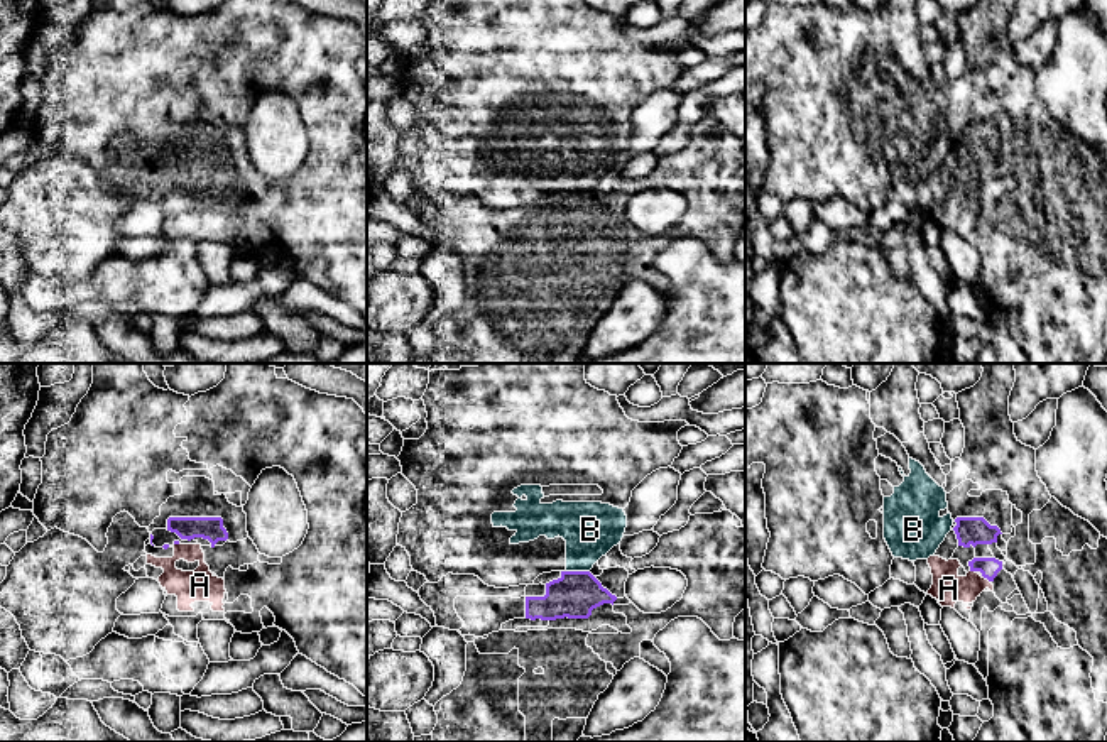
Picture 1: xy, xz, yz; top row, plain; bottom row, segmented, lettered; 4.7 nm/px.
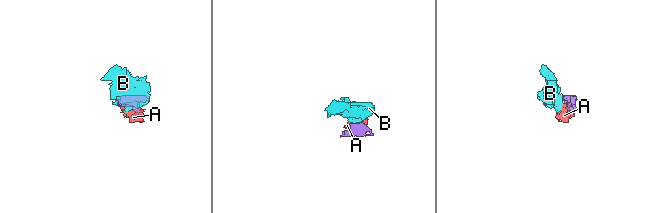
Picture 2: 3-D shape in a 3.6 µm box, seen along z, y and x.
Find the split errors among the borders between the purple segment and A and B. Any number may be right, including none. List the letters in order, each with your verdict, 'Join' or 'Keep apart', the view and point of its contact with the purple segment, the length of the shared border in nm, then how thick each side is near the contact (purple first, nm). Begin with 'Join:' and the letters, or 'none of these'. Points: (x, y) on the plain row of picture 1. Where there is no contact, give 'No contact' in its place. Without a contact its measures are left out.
Join: A
A: Join. Touches purple at yz (972, 191). Shared border 30 nm. Thickness 100 nm (purple) against 150 nm
B: Keep apart. Touches purple at xz (578, 193). Shared border 110 nm. Thickness 220 nm (purple) against 260 nm

